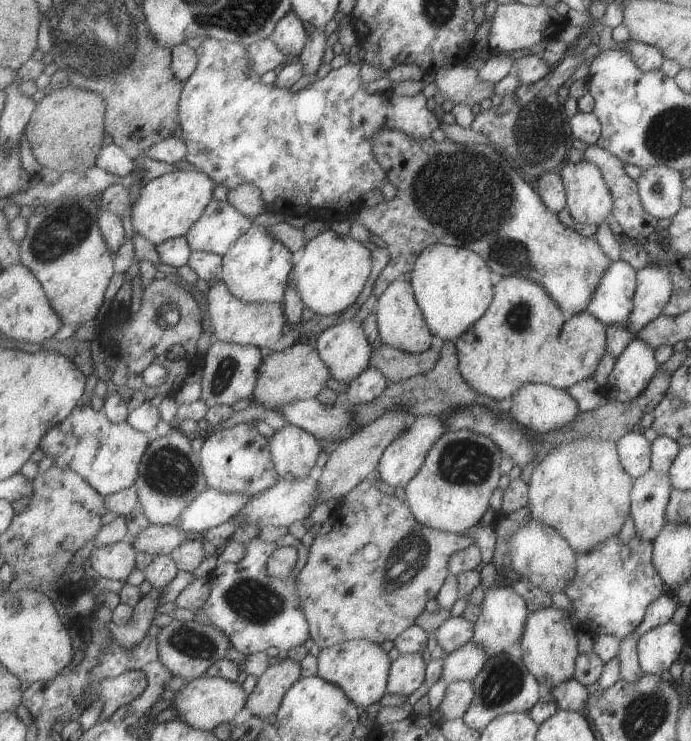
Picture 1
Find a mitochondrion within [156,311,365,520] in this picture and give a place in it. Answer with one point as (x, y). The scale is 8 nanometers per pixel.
(227, 368)

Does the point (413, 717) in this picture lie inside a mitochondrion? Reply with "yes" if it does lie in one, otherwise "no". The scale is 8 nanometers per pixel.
no

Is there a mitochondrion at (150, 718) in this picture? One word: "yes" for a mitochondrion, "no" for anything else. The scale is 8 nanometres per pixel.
no

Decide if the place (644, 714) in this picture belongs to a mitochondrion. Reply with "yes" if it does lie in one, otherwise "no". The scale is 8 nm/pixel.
yes

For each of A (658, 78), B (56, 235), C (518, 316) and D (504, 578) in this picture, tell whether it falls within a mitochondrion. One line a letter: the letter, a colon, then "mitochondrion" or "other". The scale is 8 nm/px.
A: other
B: mitochondrion
C: mitochondrion
D: other

